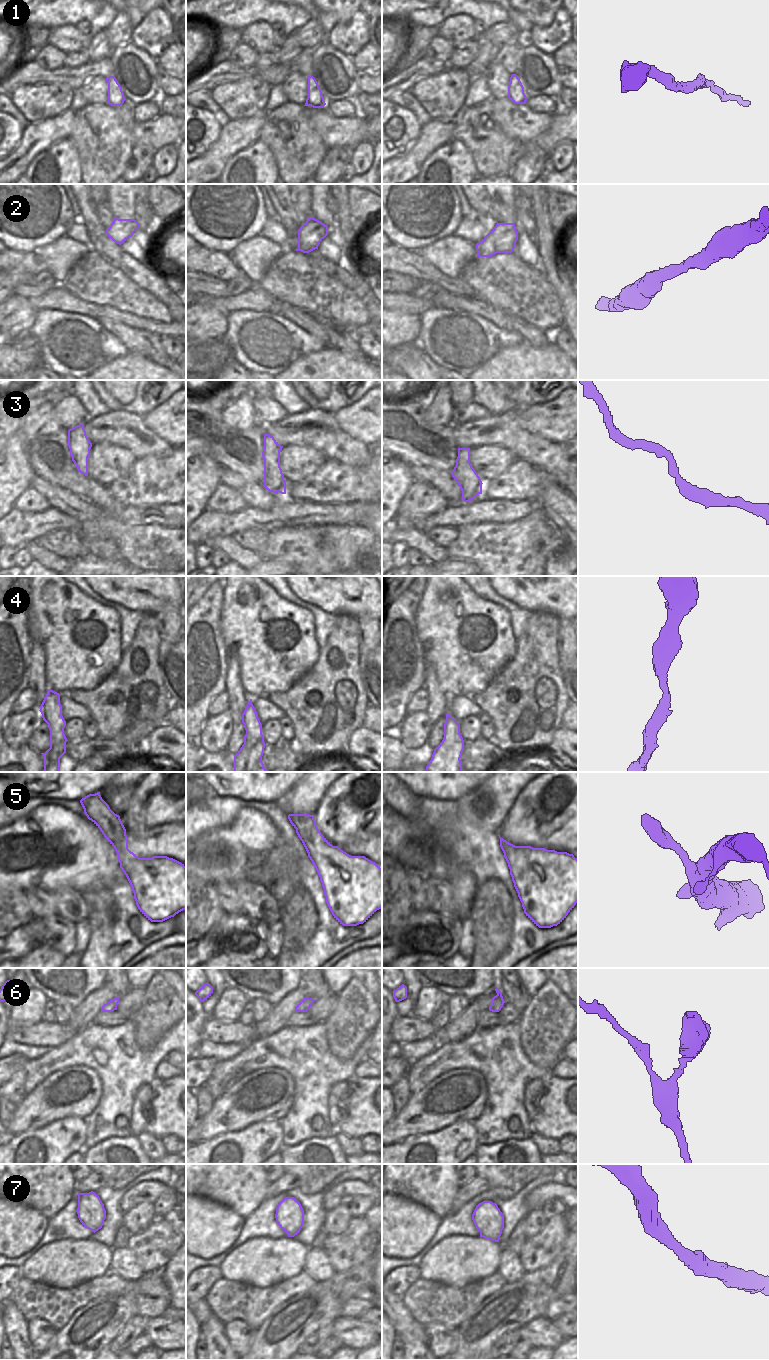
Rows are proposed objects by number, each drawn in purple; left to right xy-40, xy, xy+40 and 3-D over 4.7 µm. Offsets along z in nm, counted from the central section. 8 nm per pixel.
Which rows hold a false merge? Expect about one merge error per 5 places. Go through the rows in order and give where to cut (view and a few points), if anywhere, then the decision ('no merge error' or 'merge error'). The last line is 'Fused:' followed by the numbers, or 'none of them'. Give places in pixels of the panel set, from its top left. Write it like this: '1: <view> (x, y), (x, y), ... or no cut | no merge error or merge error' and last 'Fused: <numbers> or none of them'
1: no cut | no merge error
2: no cut | no merge error
3: no cut | no merge error
4: no cut | no merge error
5: no cut | no merge error
6: no cut | no merge error
7: no cut | no merge error
Fused: none of them

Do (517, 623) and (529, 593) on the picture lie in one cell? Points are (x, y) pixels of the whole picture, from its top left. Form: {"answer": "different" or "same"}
{"answer": "different"}

